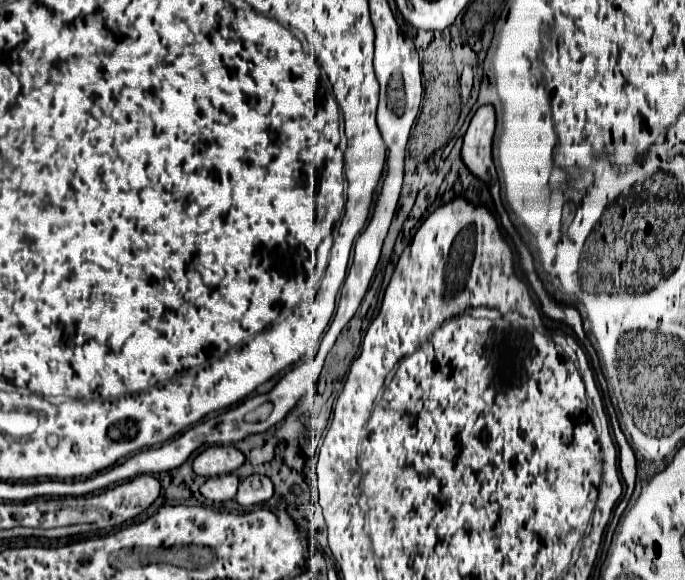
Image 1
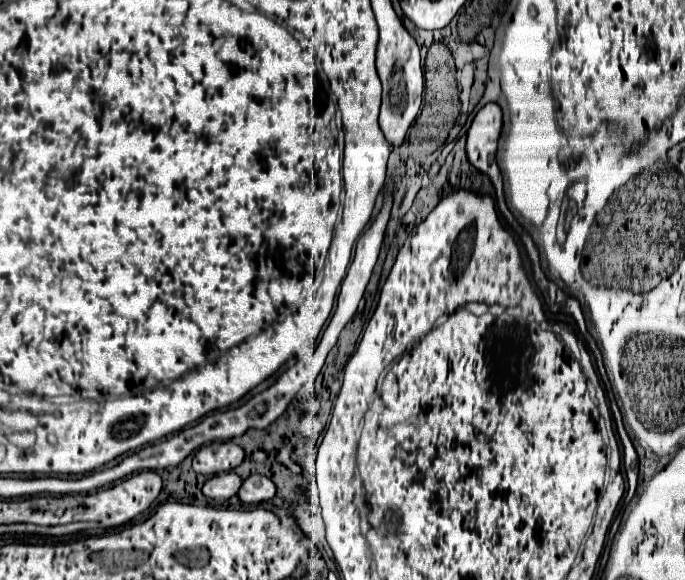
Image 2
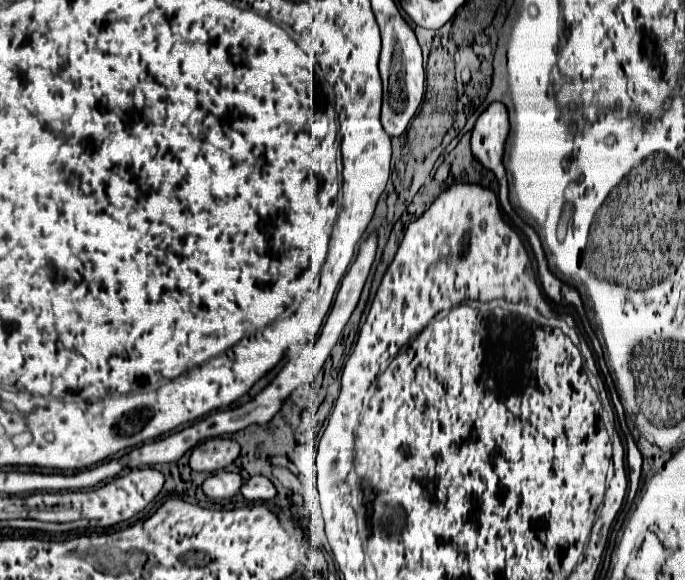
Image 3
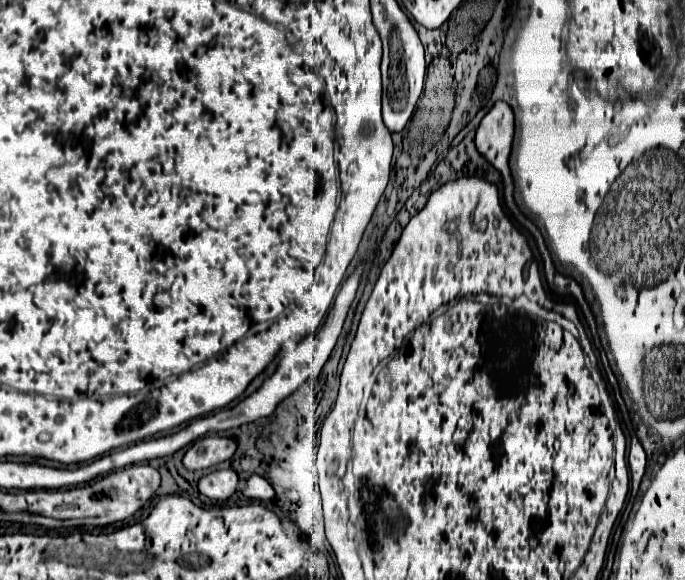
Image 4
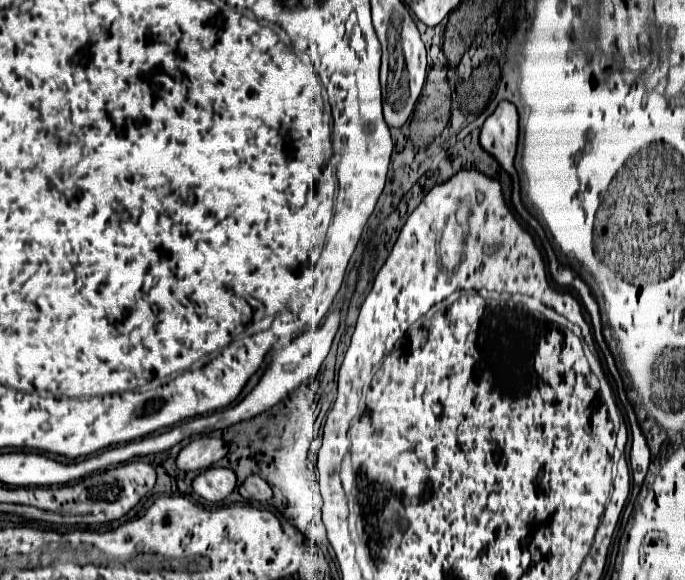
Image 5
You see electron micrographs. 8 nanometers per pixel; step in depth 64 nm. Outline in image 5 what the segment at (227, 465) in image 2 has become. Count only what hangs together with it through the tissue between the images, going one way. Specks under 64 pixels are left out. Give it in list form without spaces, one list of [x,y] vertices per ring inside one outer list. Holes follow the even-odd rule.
[[[200,436],[190,440],[190,444],[180,450],[176,464],[180,470],[202,470],[216,464],[226,454],[228,454],[228,444],[222,438]]]

